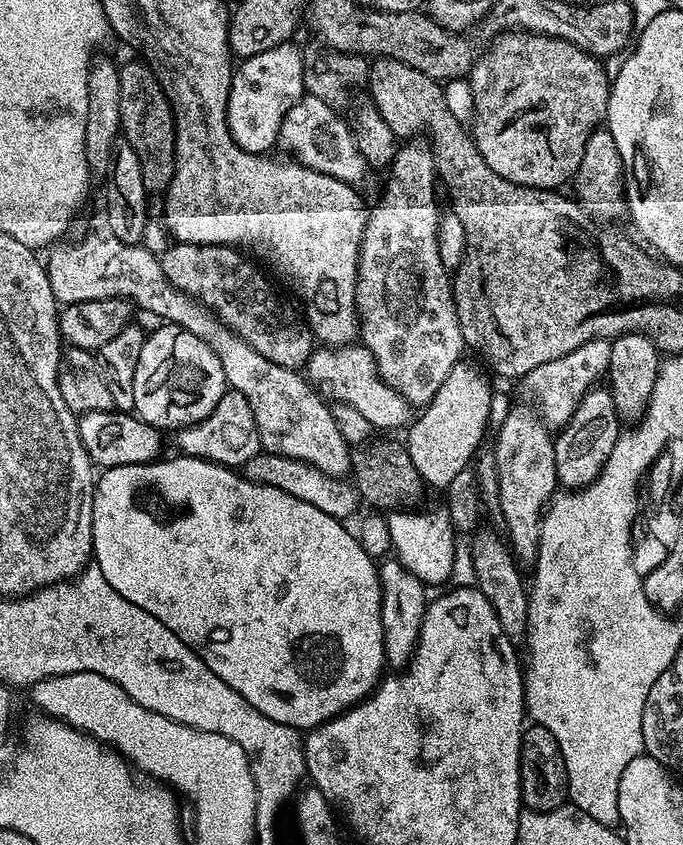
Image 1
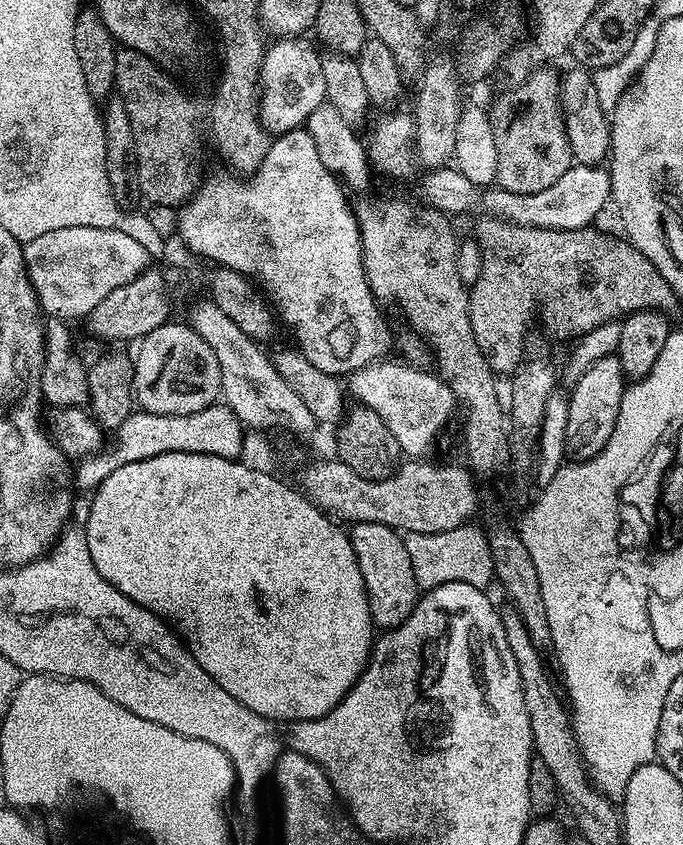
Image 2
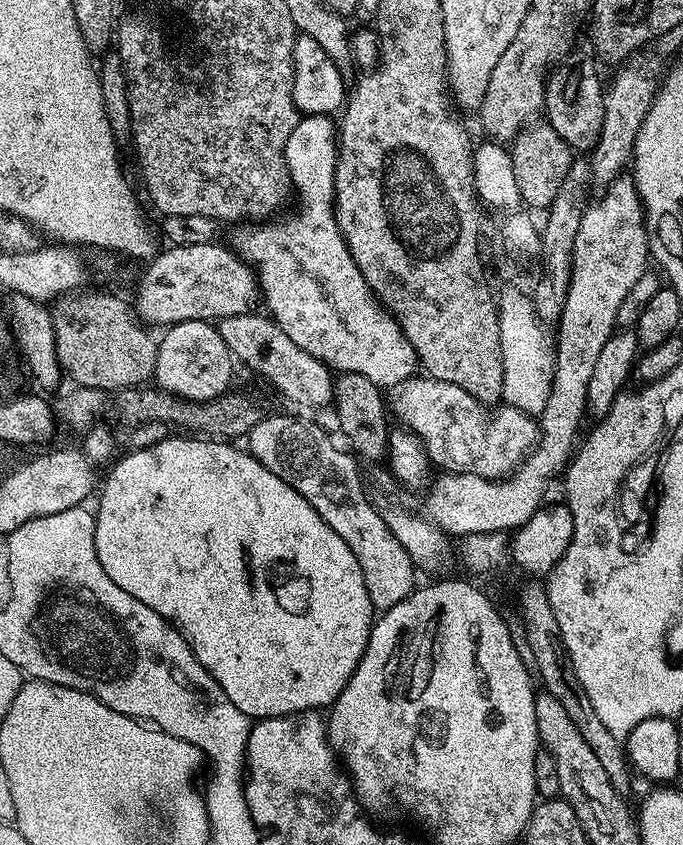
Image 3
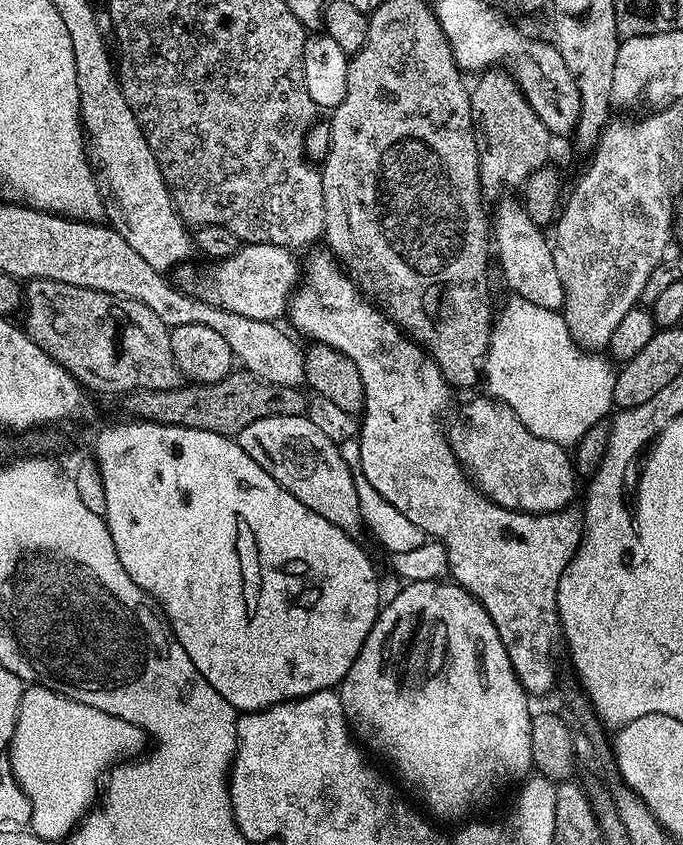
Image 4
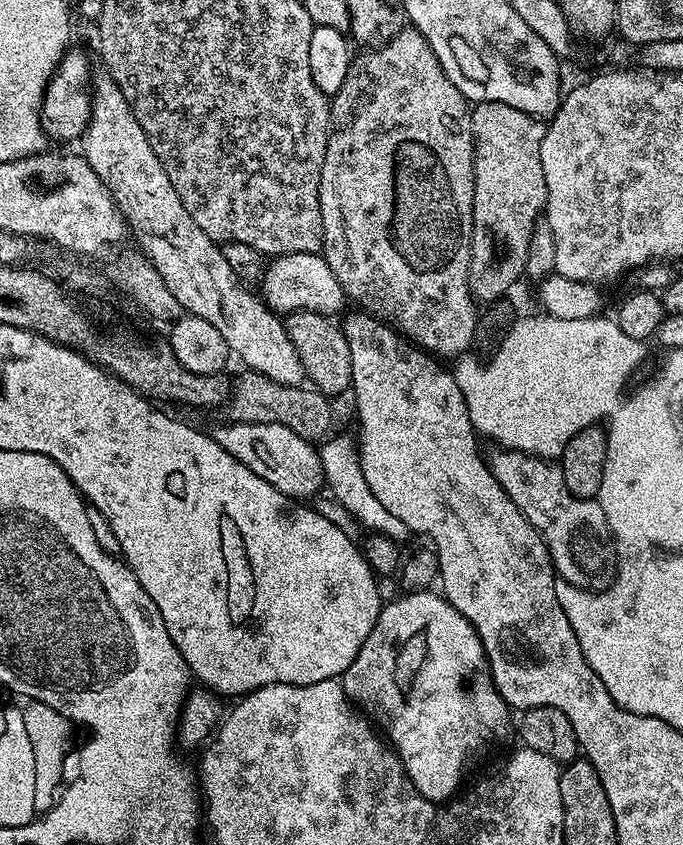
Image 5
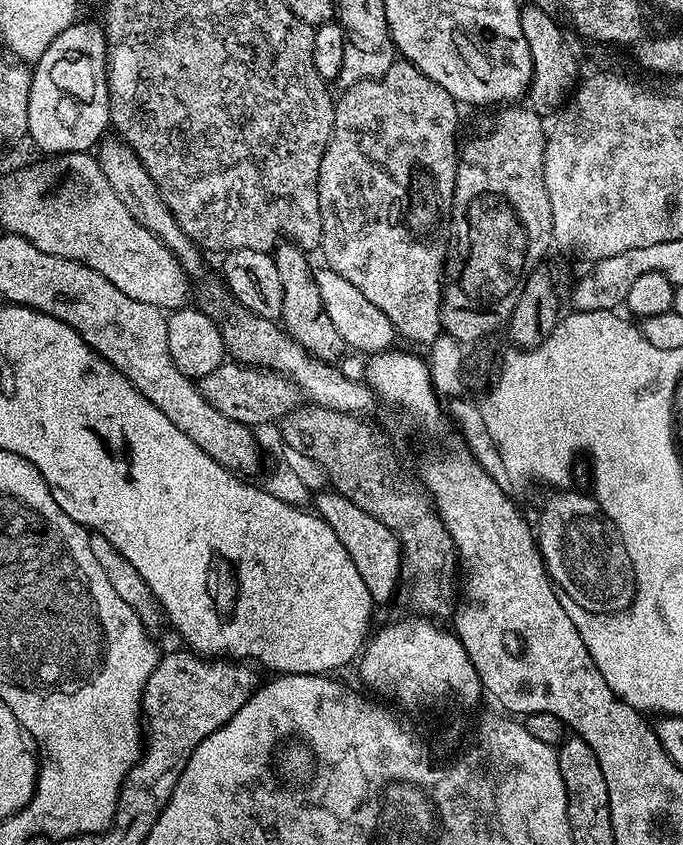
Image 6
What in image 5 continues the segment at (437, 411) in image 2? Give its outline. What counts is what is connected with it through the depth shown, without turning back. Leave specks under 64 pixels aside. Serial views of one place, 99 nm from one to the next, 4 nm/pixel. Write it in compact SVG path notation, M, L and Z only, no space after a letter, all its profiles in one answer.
M496 450L496 453L490 456L490 467L494 478L498 478L498 482L506 490L510 502L514 502L514 506L522 510L530 526L534 526L534 530L540 532L540 537L548 547L556 575L565 585L580 588L583 592L605 591L611 587L617 567L616 545L608 528L608 518L602 510L599 499L579 500L566 488L563 470L559 463L549 462L525 452Z

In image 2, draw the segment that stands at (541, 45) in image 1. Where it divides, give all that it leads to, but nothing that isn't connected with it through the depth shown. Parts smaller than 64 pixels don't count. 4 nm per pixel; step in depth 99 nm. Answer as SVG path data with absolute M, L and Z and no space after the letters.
M545 66L539 68L536 72L532 73L527 80L522 83L509 87L509 92L504 92L496 101L493 102L492 108L490 107L490 119L492 122L492 129L494 130L494 146L498 146L498 170L496 171L495 183L499 187L510 190L514 194L538 194L538 190L546 190L546 186L554 186L554 182L558 182L558 178L562 178L562 174L566 174L566 170L572 167L574 163L574 153L572 150L572 141L570 139L570 131L564 125L566 120L566 113L560 107L560 86L562 83L561 73L558 71L551 72L551 67Z

